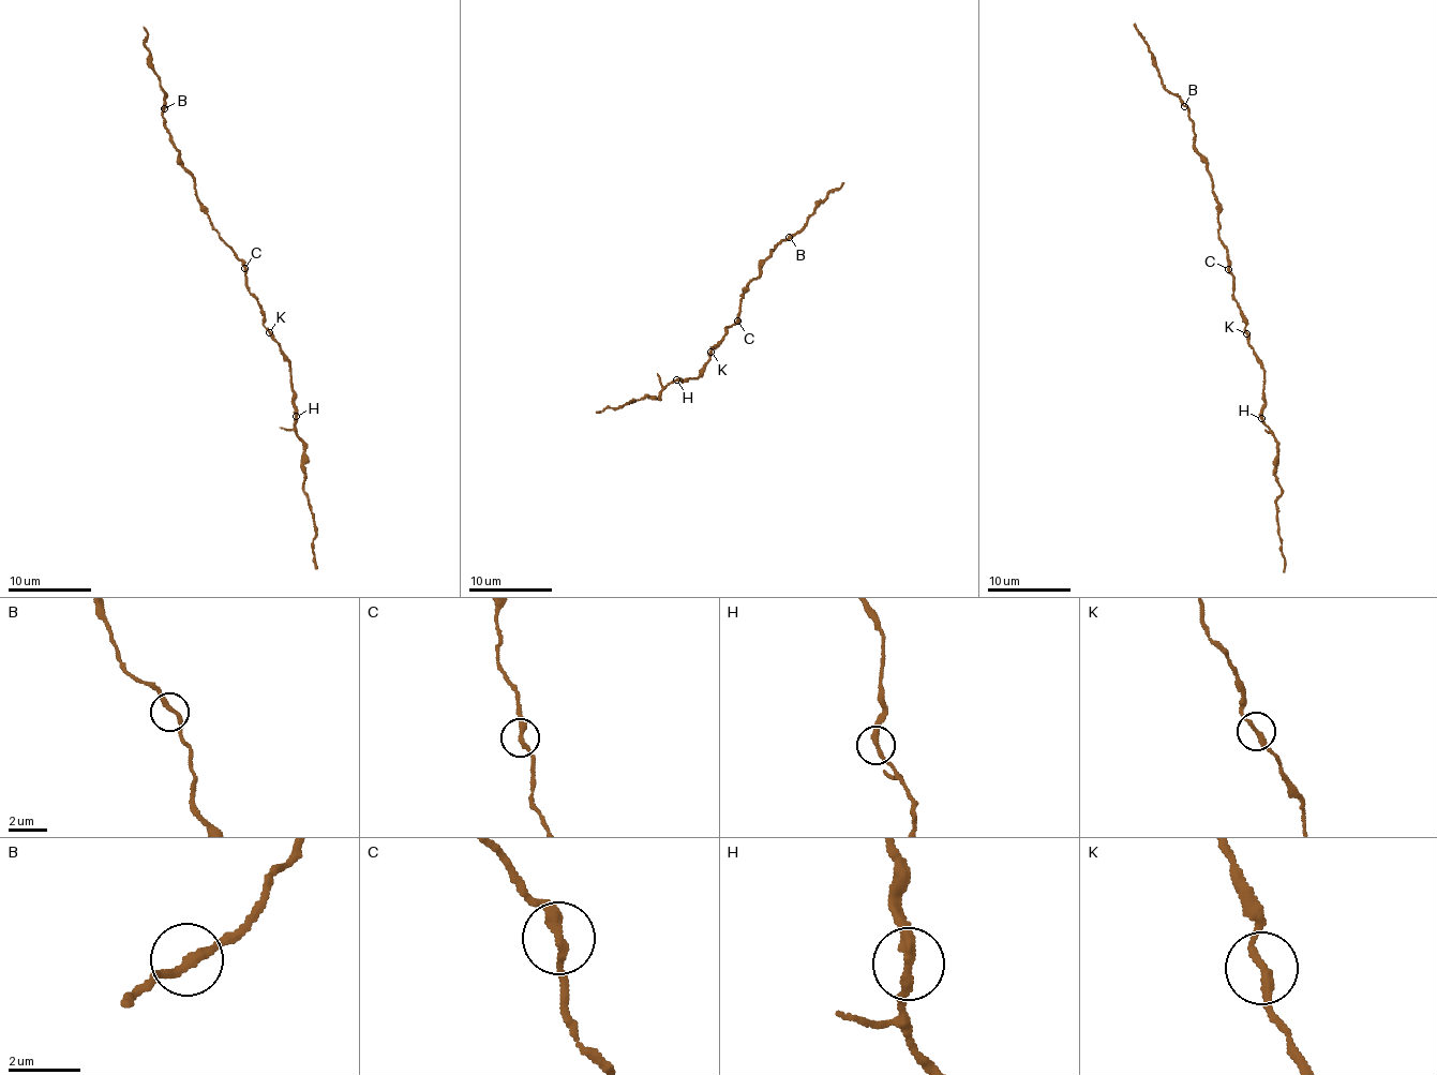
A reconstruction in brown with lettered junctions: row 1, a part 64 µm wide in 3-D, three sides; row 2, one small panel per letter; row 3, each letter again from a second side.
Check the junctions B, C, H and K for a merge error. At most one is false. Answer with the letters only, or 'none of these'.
none of these

